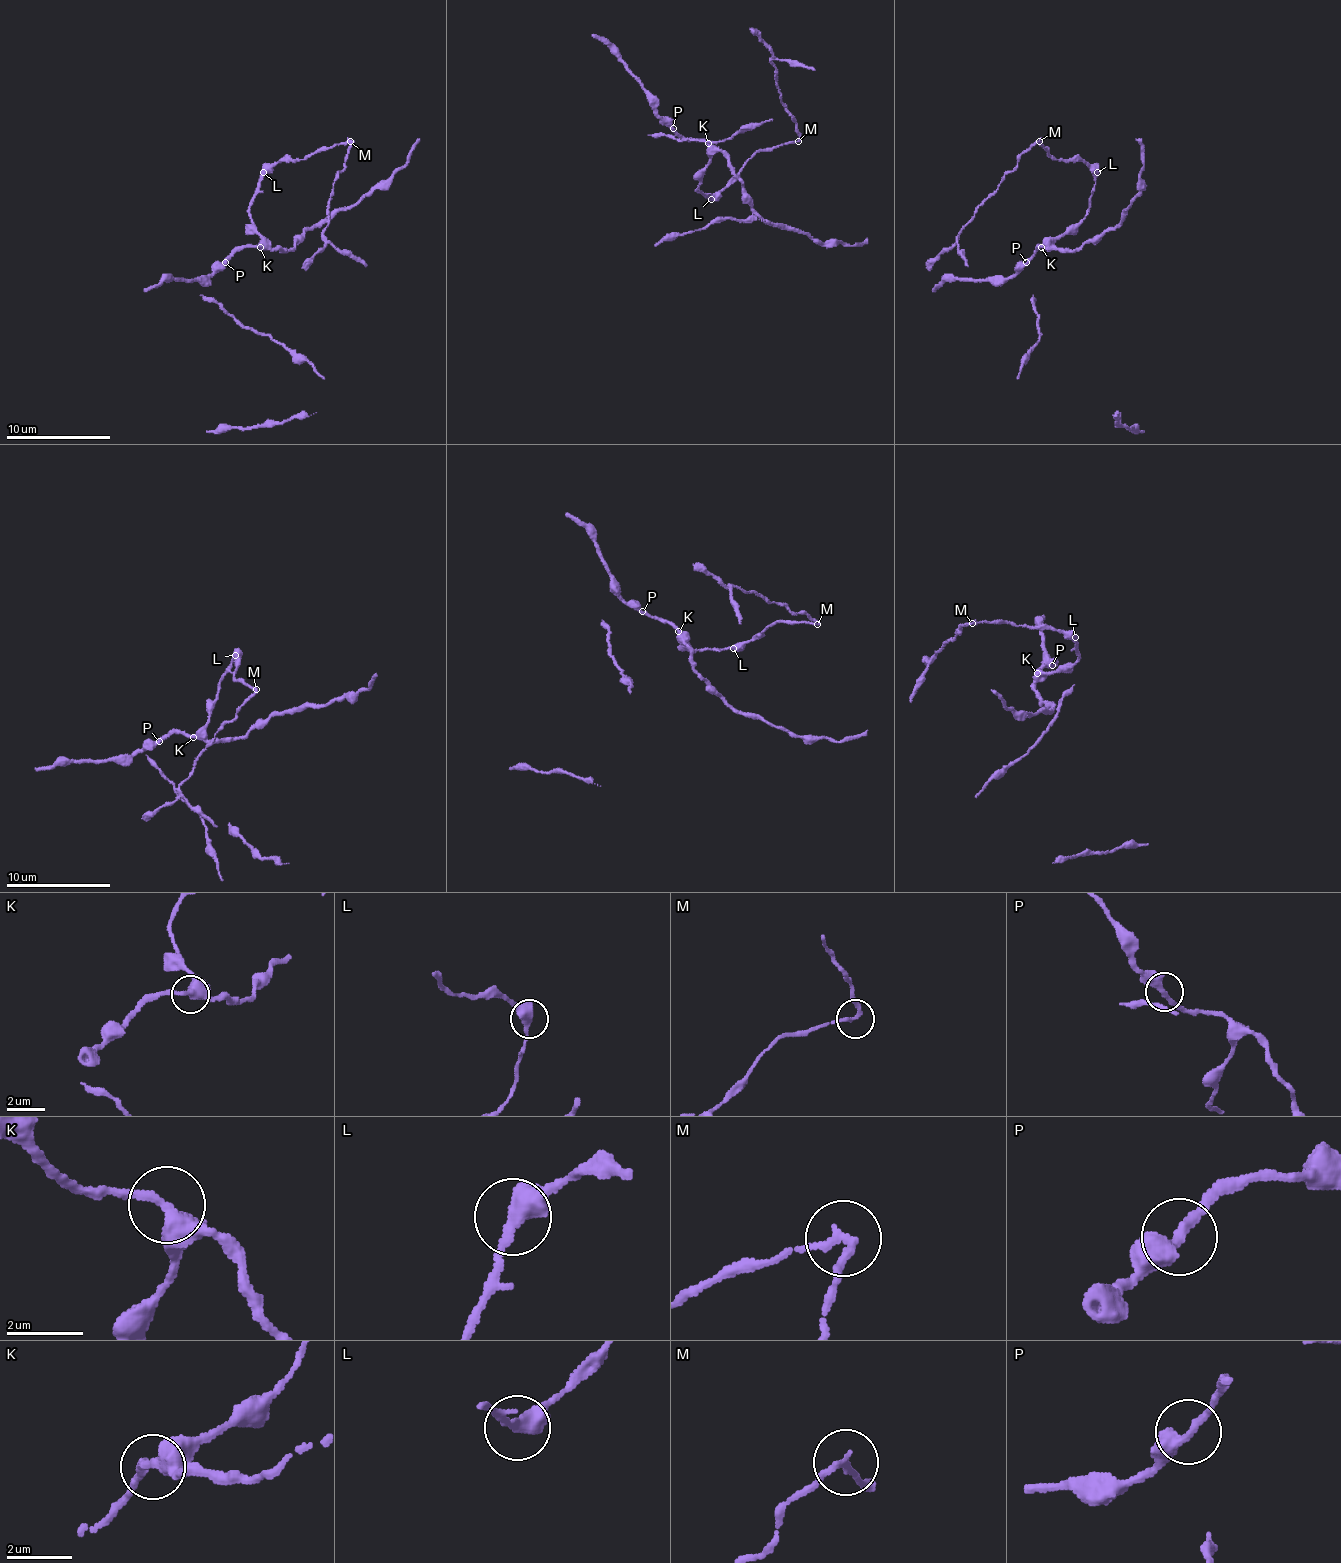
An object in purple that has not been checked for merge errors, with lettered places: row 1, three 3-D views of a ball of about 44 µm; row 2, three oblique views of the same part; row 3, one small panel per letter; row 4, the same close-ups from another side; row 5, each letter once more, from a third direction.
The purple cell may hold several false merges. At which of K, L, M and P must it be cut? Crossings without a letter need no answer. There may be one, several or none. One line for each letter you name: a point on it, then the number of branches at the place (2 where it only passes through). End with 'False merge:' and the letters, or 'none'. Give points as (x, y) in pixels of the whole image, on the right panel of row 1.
M: Place: (1039, 141). Branches: 2
False merge: M

